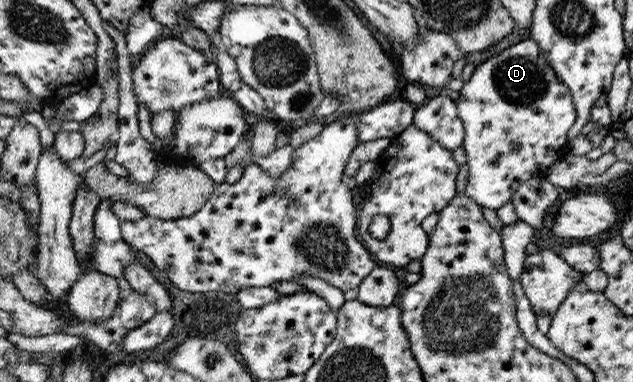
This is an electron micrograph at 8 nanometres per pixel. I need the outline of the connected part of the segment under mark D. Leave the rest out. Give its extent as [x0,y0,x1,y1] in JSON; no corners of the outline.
[458,38,578,211]

